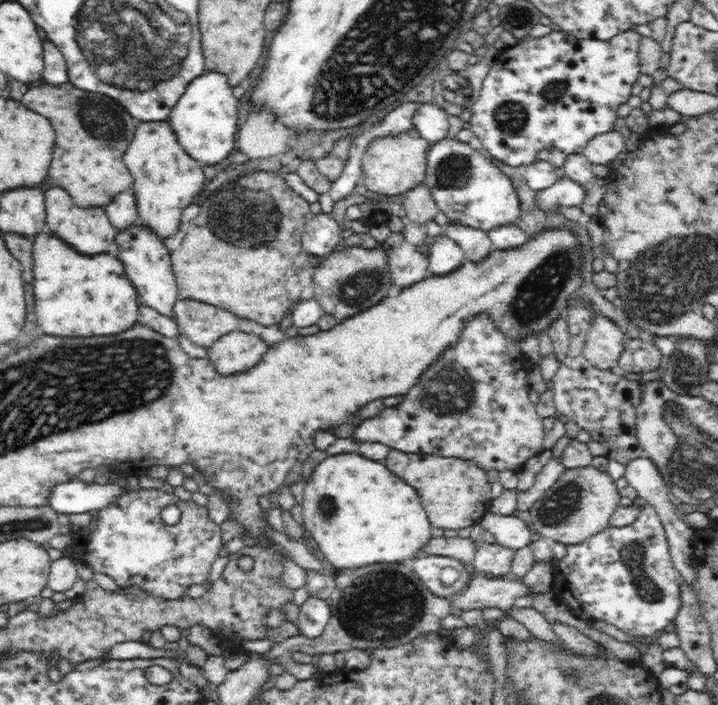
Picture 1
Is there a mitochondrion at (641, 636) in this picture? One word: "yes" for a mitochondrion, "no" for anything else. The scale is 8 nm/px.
no

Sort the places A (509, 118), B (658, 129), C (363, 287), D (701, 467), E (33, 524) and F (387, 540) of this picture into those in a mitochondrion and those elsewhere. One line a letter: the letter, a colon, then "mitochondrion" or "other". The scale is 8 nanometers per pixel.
A: mitochondrion
B: other
C: mitochondrion
D: mitochondrion
E: mitochondrion
F: other

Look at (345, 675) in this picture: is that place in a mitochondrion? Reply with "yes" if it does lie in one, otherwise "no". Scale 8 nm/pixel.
no

